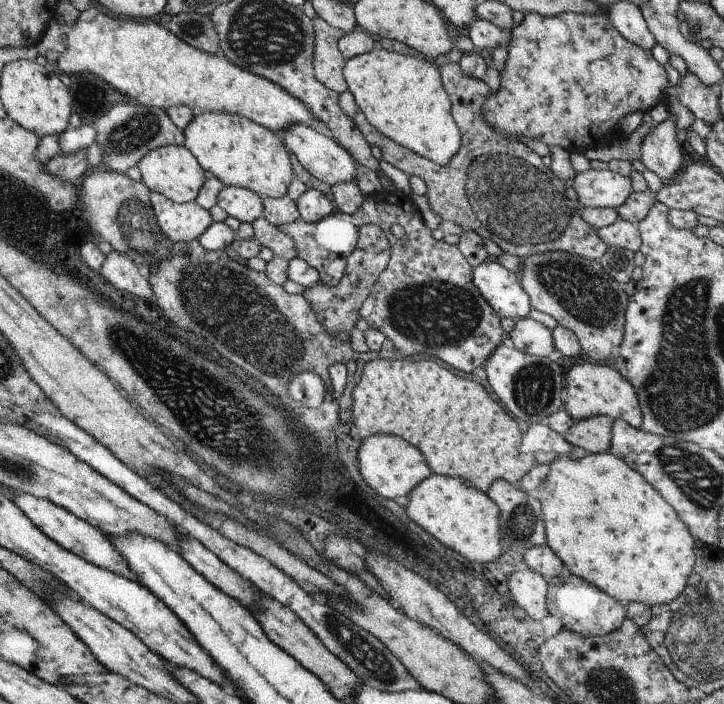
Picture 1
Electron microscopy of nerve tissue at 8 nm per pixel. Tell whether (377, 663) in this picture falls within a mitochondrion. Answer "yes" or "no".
yes

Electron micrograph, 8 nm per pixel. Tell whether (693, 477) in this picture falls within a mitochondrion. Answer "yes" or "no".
yes

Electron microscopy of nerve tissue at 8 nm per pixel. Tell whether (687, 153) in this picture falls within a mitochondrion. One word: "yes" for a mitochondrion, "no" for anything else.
no

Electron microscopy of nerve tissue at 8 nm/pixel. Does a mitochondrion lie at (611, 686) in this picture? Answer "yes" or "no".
yes

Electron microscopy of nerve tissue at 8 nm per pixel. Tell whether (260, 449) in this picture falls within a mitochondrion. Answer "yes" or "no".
yes

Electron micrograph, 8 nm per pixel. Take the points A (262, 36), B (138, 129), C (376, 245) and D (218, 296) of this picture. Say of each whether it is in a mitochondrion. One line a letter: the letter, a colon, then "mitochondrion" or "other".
A: mitochondrion
B: mitochondrion
C: other
D: mitochondrion

